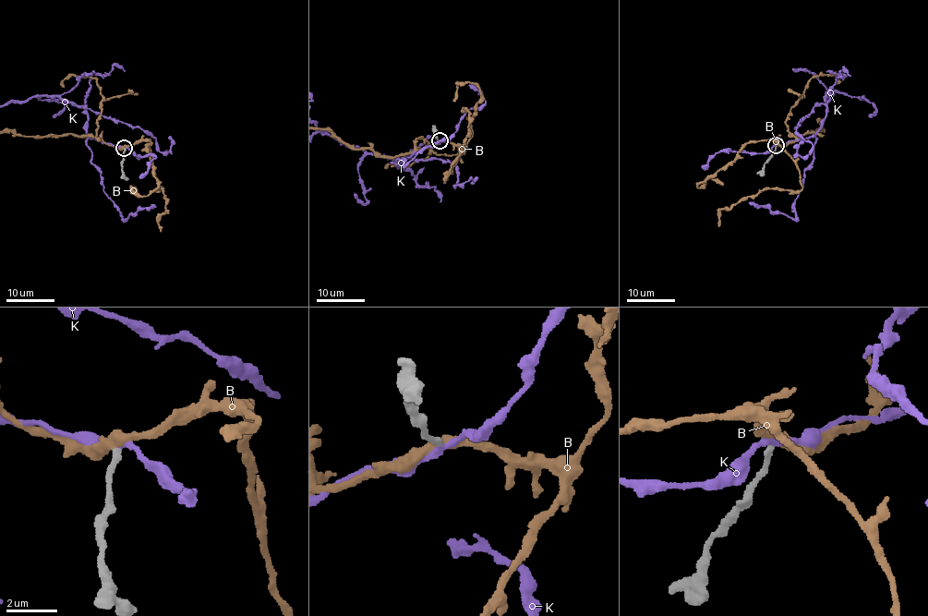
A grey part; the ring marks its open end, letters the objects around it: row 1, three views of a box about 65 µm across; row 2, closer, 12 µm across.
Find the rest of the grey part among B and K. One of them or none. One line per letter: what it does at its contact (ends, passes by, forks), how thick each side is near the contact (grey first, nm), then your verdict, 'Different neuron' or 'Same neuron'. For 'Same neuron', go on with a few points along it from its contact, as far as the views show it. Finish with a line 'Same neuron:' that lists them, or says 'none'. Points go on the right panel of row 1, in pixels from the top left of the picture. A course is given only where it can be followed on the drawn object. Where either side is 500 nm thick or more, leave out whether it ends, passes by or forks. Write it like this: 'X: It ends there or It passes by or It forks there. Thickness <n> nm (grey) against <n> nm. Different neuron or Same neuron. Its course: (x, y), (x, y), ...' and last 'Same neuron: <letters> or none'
B: It passes by. Thickness 240 nm (grey) against 400 nm. Different neuron
K: It passes by. Thickness 240 nm (grey) against 260 nm. Different neuron
Same neuron: none

